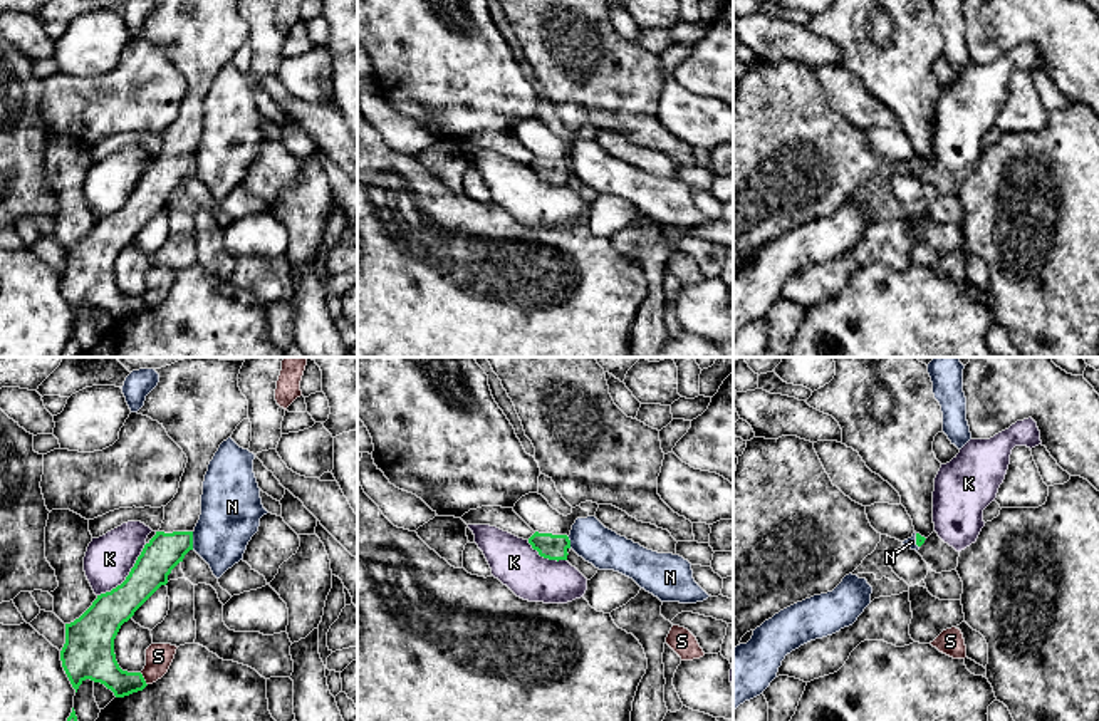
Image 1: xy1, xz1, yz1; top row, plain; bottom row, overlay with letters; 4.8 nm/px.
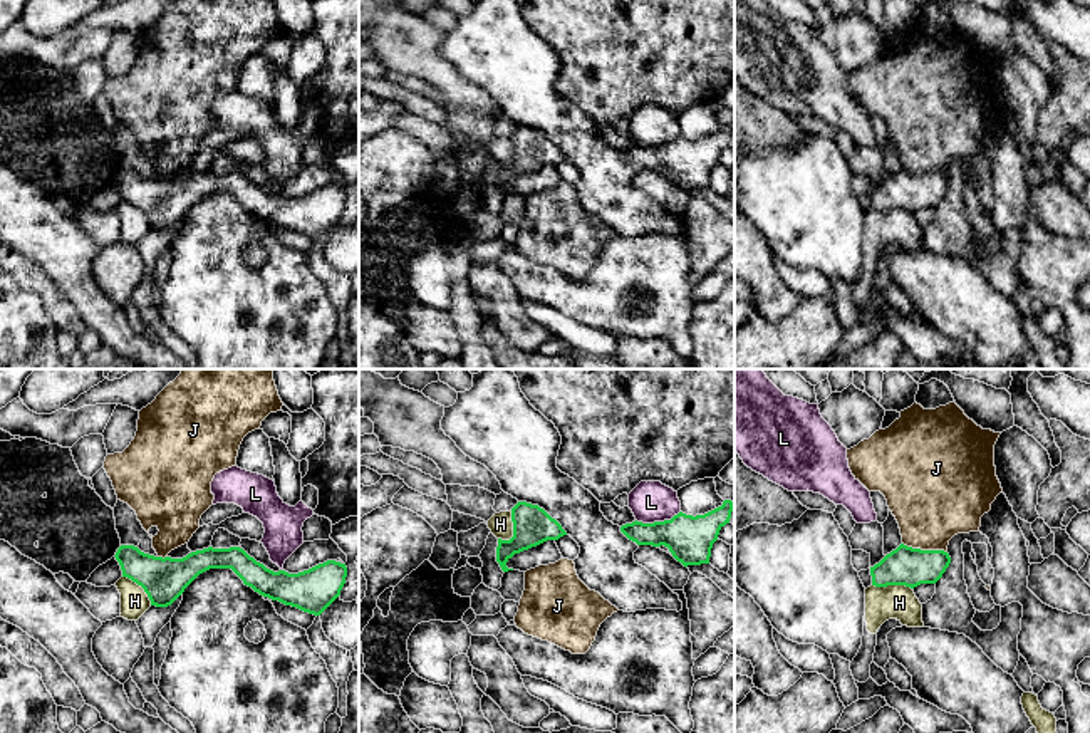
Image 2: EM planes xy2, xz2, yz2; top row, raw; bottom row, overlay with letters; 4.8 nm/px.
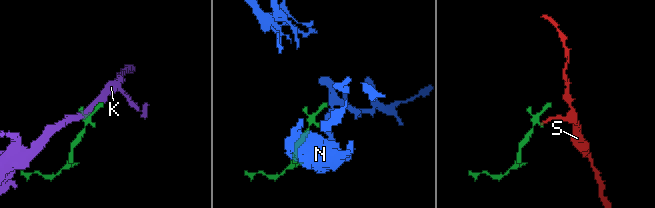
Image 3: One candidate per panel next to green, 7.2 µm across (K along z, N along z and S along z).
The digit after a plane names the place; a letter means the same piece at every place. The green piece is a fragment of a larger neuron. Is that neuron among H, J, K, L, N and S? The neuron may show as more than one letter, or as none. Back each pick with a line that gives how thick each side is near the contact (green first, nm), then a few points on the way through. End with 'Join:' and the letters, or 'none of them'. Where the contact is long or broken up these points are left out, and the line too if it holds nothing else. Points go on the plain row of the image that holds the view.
Join: none of them

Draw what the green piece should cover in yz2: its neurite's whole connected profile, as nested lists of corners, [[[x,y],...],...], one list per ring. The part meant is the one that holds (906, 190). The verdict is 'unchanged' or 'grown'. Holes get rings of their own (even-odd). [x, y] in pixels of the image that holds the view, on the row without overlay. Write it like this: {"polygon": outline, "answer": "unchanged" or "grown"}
{"polygon": [[[901,168],[879,188],[870,191],[872,210],[906,210],[936,208],[951,188],[944,174],[921,174]]], "answer": "unchanged"}

